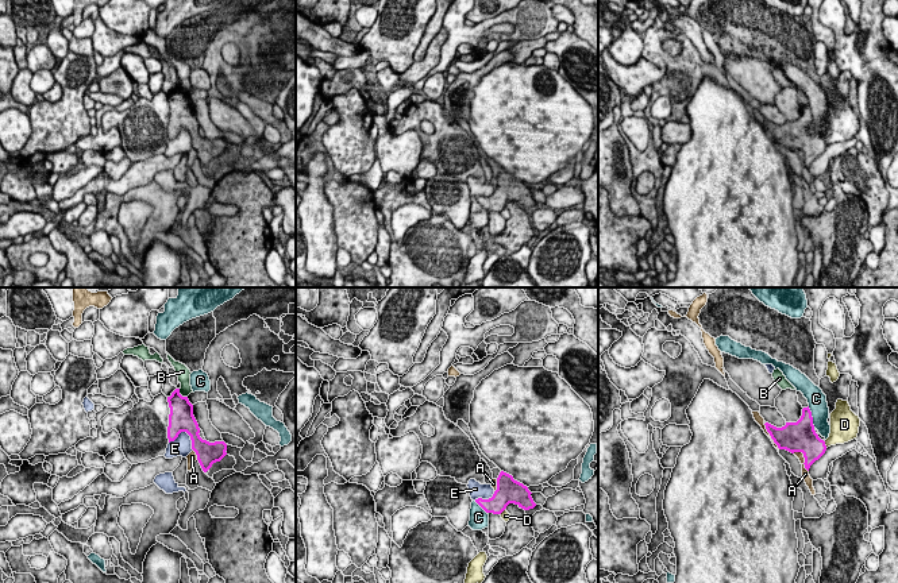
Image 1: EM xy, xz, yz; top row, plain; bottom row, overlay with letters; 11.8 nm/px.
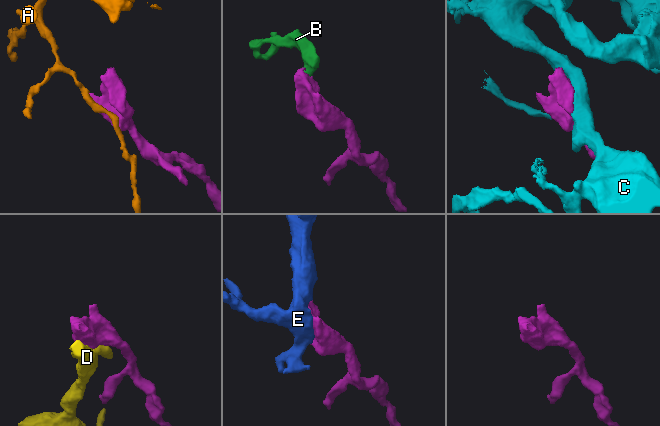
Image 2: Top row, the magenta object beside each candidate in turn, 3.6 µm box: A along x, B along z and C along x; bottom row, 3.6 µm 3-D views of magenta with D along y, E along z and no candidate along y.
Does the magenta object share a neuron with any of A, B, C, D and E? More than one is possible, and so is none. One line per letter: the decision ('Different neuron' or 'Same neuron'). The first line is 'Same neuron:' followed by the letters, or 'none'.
Same neuron: B
A: Different neuron
B: Same neuron
C: Different neuron
D: Different neuron
E: Different neuron

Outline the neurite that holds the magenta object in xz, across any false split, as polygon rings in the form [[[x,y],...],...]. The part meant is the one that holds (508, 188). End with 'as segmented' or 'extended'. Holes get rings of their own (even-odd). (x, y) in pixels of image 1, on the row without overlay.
[[[501,169],[497,175],[497,188],[489,197],[478,196],[475,200],[486,209],[501,212],[509,201],[514,201],[524,208],[533,206],[536,201],[527,184],[513,177],[512,173]]]; as segmented

